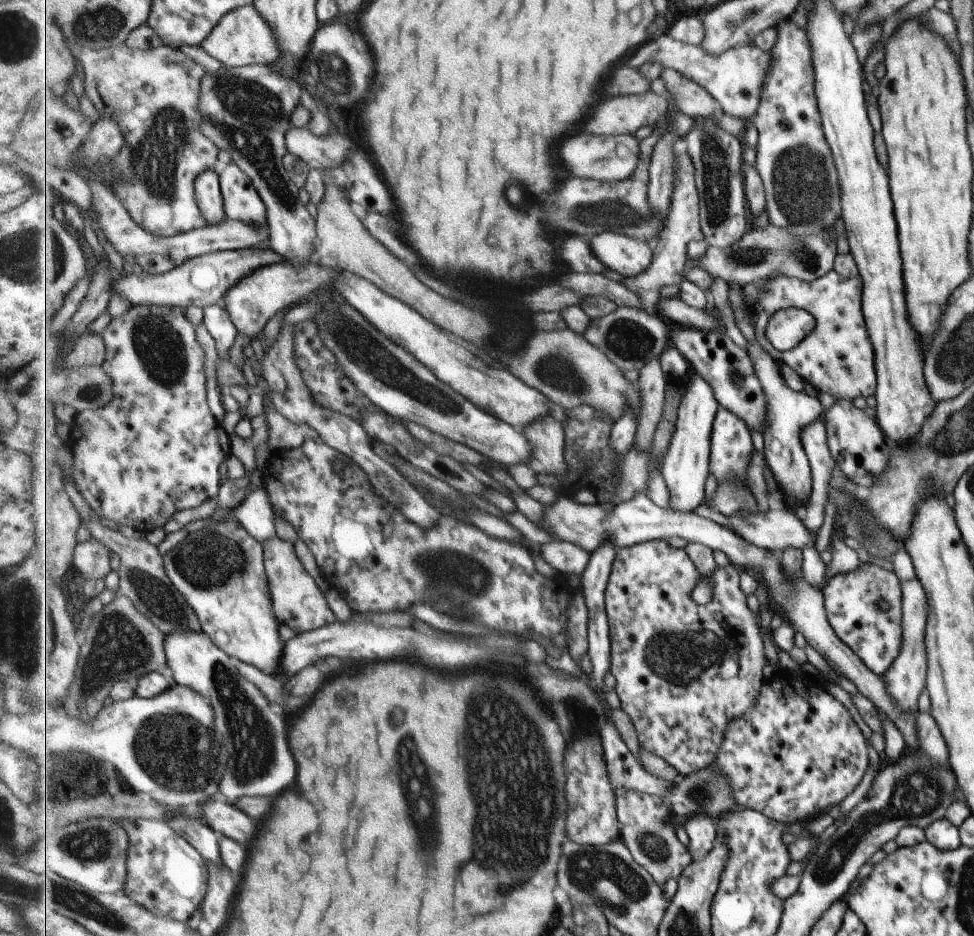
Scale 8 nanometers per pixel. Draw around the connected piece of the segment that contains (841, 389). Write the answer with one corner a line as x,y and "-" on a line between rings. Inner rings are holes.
832,270
812,282
782,275
767,285
768,294
761,297
753,310
758,342
779,364
792,367
805,383
812,384
818,394
826,393
840,401
856,402
858,397
874,396
877,387
875,352
868,336
866,314
863,312
862,278
851,279
-
782,308
803,308
816,319
814,330
794,349
780,351
768,340
768,324

